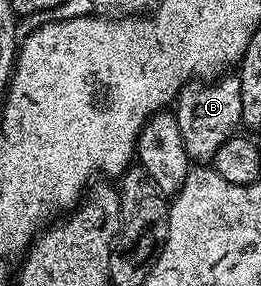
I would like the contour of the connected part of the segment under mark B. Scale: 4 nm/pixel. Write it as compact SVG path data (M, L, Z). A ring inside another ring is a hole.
M227 73L213 81L191 81L178 92L176 114L180 125L180 137L184 137L184 149L195 164L213 160L216 149L224 145L239 130L240 81L237 74Z

